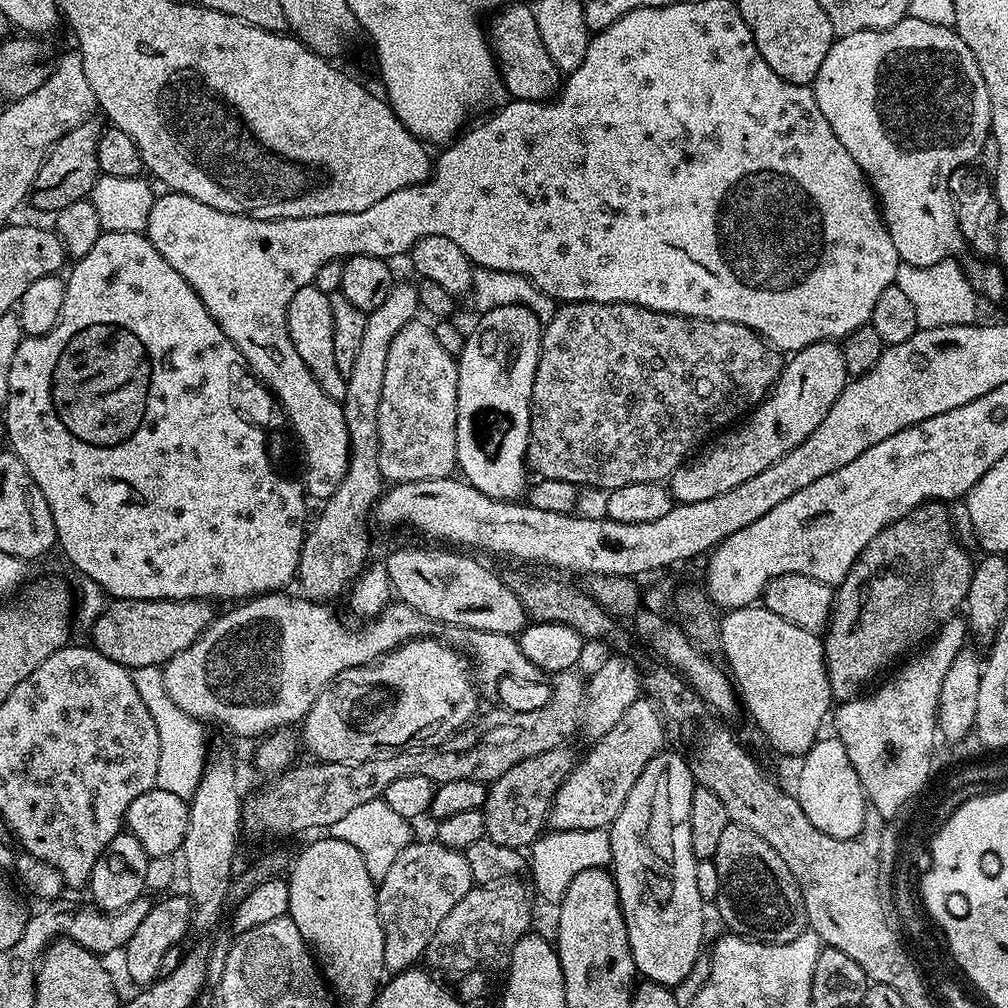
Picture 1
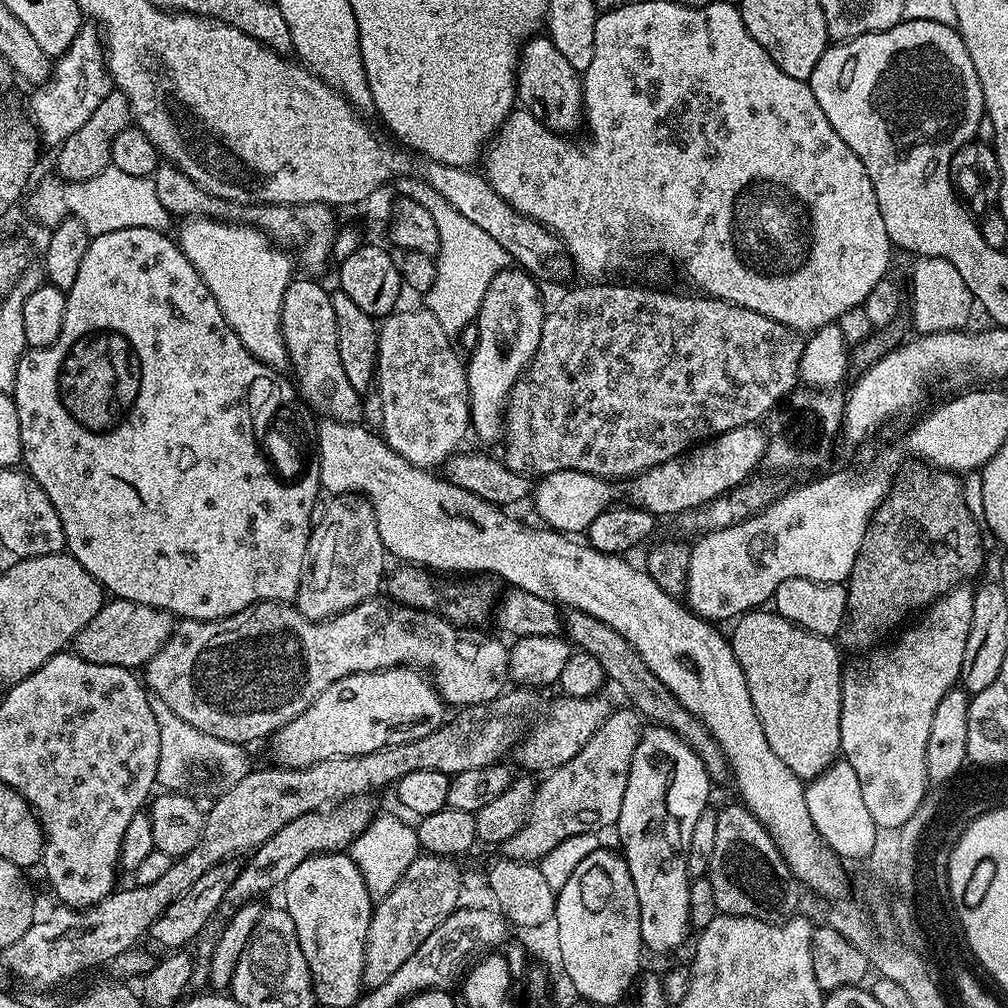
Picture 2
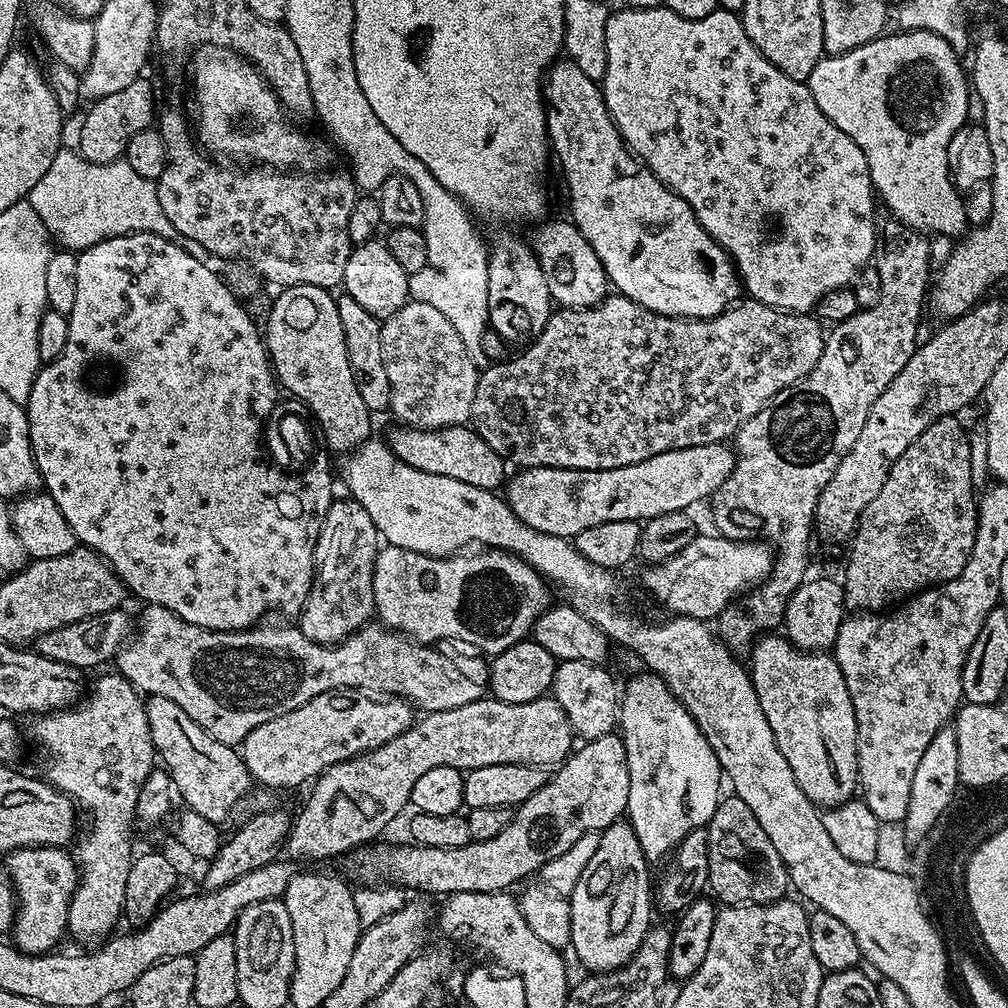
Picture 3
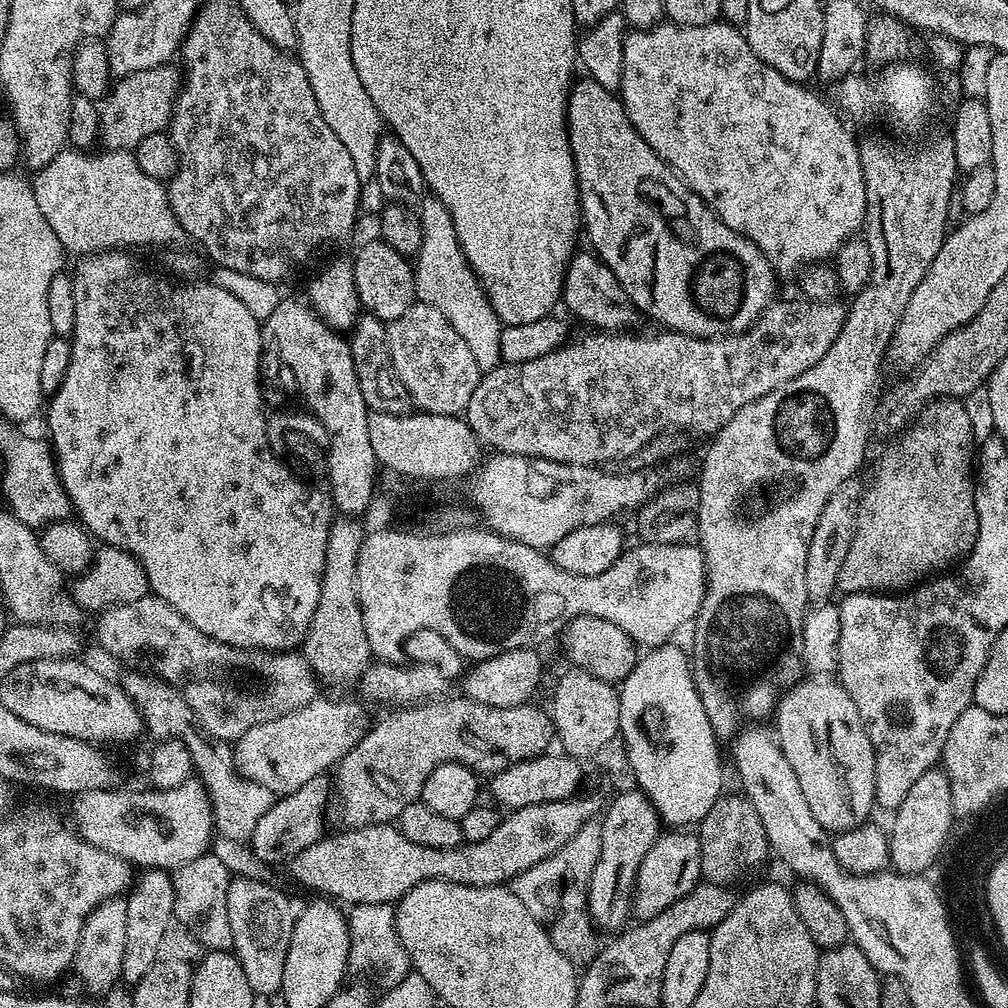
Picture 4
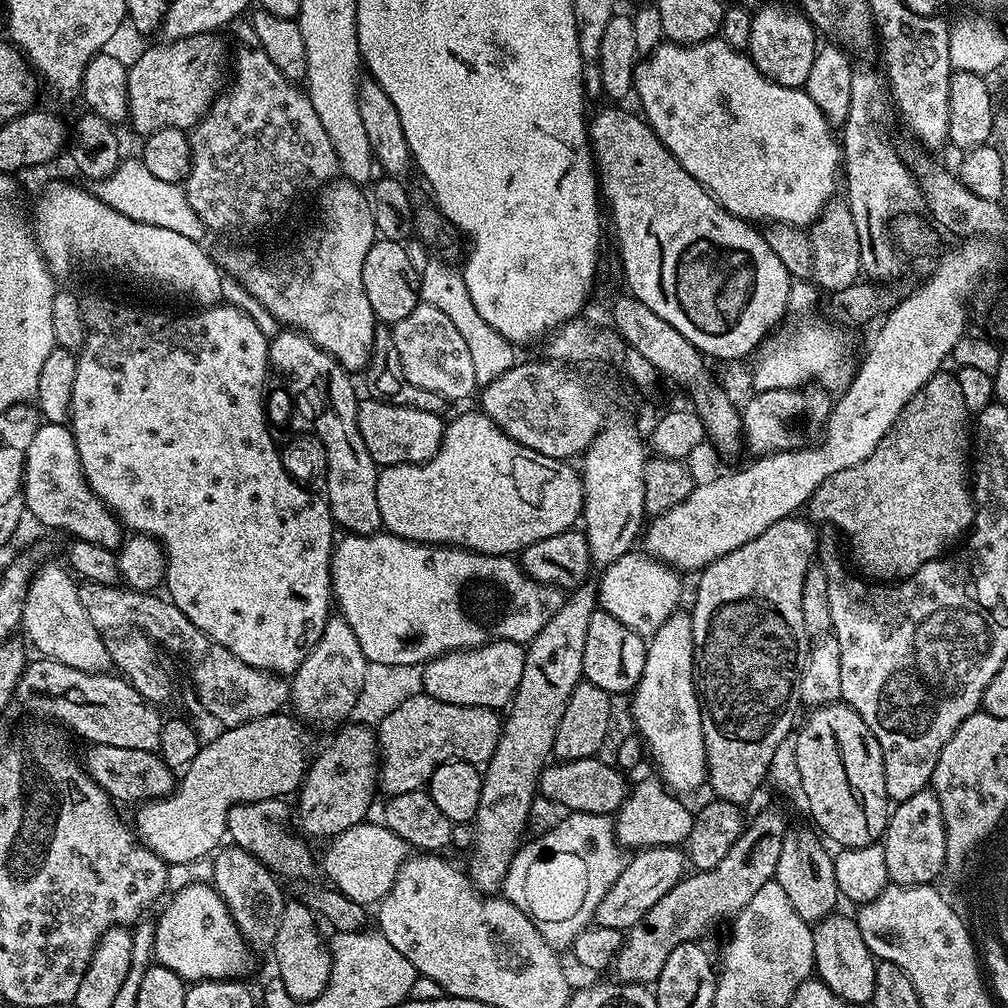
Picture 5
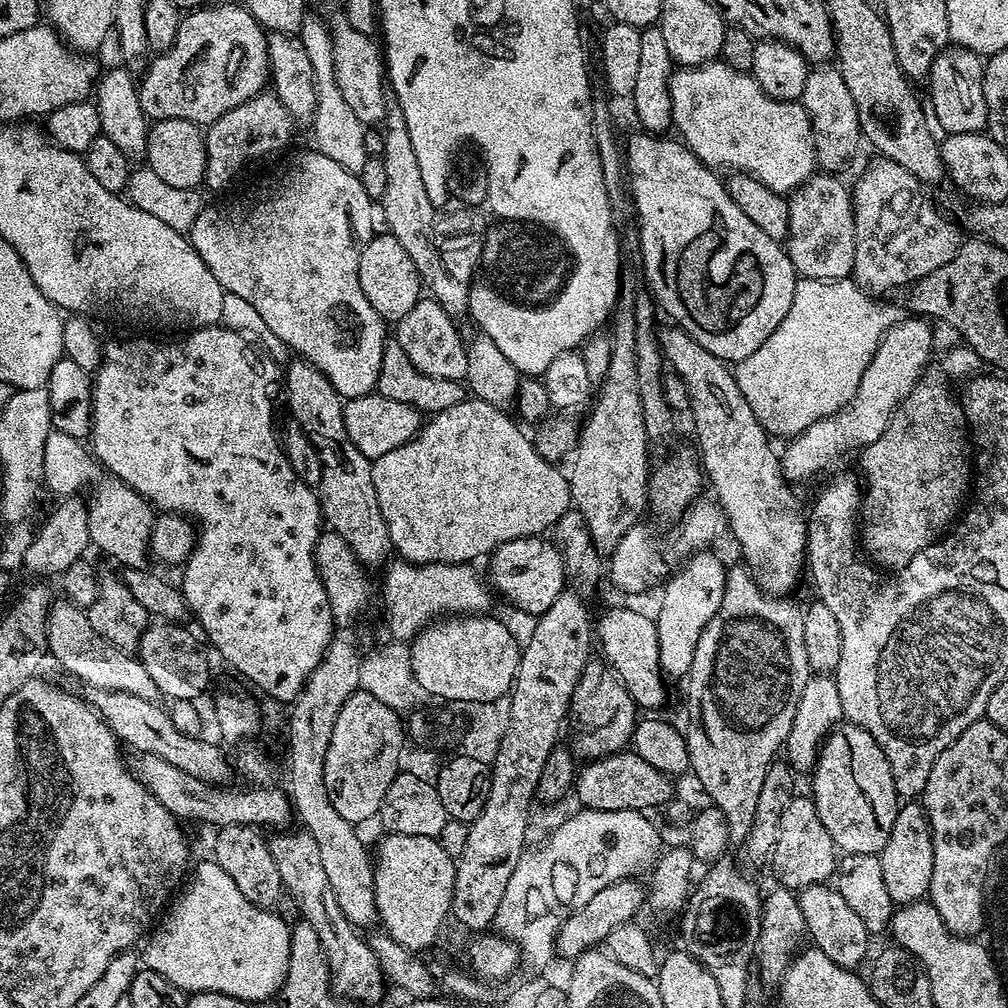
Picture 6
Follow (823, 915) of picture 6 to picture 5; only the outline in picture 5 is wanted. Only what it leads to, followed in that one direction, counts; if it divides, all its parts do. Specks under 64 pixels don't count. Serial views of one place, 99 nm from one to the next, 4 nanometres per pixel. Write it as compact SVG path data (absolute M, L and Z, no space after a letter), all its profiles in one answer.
M851 915L827 916L812 929L814 938L815 975L838 998L850 1002L853 1006L871 1005L874 994L874 974L878 963L872 951L862 942L862 930L858 930Z

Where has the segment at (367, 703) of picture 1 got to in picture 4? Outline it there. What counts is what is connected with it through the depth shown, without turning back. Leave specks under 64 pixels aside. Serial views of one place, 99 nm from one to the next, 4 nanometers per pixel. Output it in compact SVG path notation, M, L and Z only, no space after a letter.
M317 698L282 718L274 718L270 722L250 726L250 730L246 730L246 734L242 734L234 744L236 769L246 779L266 786L266 790L287 794L306 786L306 782L310 782L316 776L323 776L329 770L335 769L340 759L367 734L369 727L370 719L368 720L362 705L355 704L352 700Z

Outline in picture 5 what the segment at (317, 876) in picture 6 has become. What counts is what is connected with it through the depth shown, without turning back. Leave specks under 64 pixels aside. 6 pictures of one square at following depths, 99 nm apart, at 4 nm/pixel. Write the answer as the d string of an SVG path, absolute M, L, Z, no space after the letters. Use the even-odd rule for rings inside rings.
M284 798L259 800L249 804L235 804L228 812L227 839L233 845L254 854L277 877L299 882L313 879L318 872L318 860L308 849L309 841L303 835L291 832L286 825L294 820L294 808ZM296 835L296 836L295 836ZM232 839L232 840L231 840ZM308 843L308 844L307 844ZM285 876L285 877L284 877Z

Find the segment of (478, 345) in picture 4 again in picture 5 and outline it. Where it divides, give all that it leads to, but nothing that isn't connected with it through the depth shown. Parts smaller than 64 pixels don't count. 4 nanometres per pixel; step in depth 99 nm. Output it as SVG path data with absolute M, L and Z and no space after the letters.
M432 260L425 268L422 268L419 278L421 301L430 306L438 306L438 310L442 310L442 314L446 314L446 318L454 322L458 334L466 338L466 346L470 350L477 385L483 386L494 382L494 378L502 378L506 370L510 370L517 364L517 349L509 340L502 338L502 334L498 334L498 330L494 330L490 322L484 321L482 314L478 314L474 301L470 298L470 290L466 290L466 282L457 269L455 272L450 265L443 264L440 260Z

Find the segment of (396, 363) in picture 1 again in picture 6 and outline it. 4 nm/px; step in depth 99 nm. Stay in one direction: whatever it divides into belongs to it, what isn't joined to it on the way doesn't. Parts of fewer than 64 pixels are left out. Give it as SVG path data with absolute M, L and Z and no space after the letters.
M422 298L402 319L395 321L394 339L406 350L406 358L422 370L422 374L430 374L430 378L446 378L463 381L468 365L468 349L465 337L460 337L454 318L442 310L442 306L431 298Z

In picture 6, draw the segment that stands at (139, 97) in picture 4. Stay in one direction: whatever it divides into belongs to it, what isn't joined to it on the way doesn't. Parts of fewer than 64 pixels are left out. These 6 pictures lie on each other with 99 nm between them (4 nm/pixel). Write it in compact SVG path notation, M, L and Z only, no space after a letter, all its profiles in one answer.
M218 4L214 8L201 6L195 10L189 11L187 15L181 19L178 28L178 34L170 50L162 52L151 57L150 63L144 69L138 80L140 90L140 101L142 102L142 110L148 115L149 121L165 120L166 118L182 118L191 124L199 124L207 126L213 124L218 118L222 118L222 114L226 114L230 110L234 110L234 106L242 106L242 102L246 102L254 98L259 92L265 91L270 84L270 71L268 63L268 32L259 24L250 13L247 7L236 4Z

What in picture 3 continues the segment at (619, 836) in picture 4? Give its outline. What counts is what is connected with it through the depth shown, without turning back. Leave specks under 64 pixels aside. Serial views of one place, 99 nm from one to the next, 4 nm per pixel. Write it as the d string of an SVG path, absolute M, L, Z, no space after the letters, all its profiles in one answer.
M627 819L615 820L600 833L598 850L594 850L590 862L586 862L586 870L582 870L578 886L574 886L571 896L567 897L572 935L570 948L576 951L577 958L588 967L589 973L613 972L615 968L623 966L636 953L649 928L653 927L654 892L648 884L648 868L650 862L645 858L642 846Z

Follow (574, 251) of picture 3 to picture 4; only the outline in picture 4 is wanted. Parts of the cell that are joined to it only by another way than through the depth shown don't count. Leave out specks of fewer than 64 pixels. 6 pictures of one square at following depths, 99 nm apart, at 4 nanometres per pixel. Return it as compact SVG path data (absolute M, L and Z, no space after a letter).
M577 251L568 261L568 268L564 271L564 290L562 304L565 304L578 319L592 330L618 332L635 329L638 309L631 298L622 290L622 286L614 278L614 270L606 266L591 251Z

